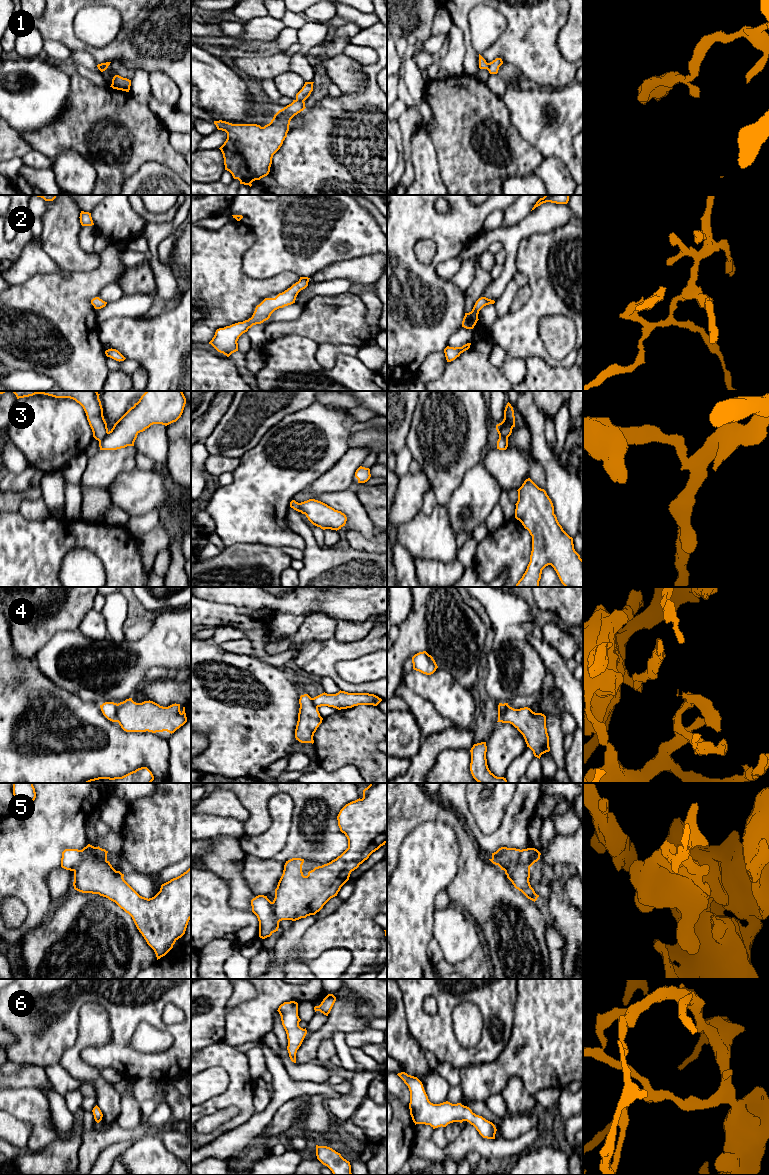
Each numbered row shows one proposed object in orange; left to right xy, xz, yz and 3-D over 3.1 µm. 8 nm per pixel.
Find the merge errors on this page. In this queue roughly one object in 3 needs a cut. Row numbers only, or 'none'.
1, 3, 4, 5

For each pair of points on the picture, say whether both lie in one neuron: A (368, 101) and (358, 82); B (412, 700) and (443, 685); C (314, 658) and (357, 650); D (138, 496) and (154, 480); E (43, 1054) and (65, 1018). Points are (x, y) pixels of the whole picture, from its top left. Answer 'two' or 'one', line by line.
A: two
B: two
C: one
D: one
E: one

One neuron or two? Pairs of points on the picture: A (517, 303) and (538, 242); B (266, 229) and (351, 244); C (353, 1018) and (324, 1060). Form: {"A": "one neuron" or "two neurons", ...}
{"A": "two neurons", "B": "one neuron", "C": "two neurons"}

